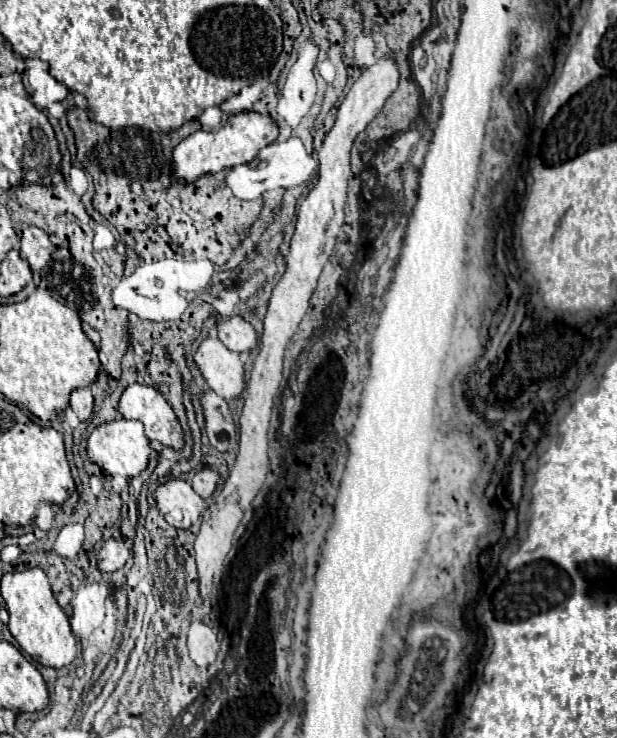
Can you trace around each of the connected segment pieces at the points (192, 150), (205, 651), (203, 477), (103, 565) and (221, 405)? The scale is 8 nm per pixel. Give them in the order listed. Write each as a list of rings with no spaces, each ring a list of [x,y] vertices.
[[[239,112],[229,116],[229,120],[217,130],[197,130],[187,136],[173,150],[173,170],[179,182],[195,182],[199,176],[207,172],[219,172],[225,168],[233,168],[245,164],[257,156],[261,148],[275,142],[279,136],[279,126],[271,116],[263,116],[259,112]]]
[[[195,620],[189,628],[189,656],[197,666],[209,666],[215,662],[219,652],[219,640],[215,632],[211,632],[209,626],[205,626],[201,620]]]
[[[201,470],[195,474],[195,478],[191,482],[193,490],[205,500],[209,496],[213,496],[213,492],[217,490],[217,484],[219,484],[219,474],[215,470]]]
[[[123,536],[109,538],[103,544],[101,552],[99,552],[99,562],[97,562],[99,564],[99,570],[101,572],[115,572],[115,570],[119,570],[127,562],[129,554],[131,552],[129,552]]]
[[[207,390],[201,398],[205,410],[205,430],[211,446],[219,452],[231,452],[237,448],[237,430],[227,402],[213,390]]]

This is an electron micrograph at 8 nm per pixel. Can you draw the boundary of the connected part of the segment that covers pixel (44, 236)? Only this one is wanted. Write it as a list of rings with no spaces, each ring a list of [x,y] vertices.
[[[25,228],[21,234],[21,254],[23,258],[31,264],[33,272],[39,272],[45,268],[45,264],[51,260],[51,254],[55,250],[53,242],[49,240],[49,234],[43,232],[41,228]]]

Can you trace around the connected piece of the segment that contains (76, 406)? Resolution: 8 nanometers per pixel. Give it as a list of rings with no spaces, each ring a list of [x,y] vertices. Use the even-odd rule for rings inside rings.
[[[91,388],[73,390],[69,406],[79,416],[81,422],[87,422],[91,418],[91,414],[93,414],[93,394],[91,394]]]

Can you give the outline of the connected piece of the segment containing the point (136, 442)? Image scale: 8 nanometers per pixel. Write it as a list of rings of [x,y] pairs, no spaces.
[[[121,418],[121,420],[101,424],[91,432],[91,436],[87,440],[87,454],[89,454],[91,462],[95,462],[99,468],[109,472],[111,476],[119,474],[125,478],[135,478],[147,468],[151,446],[149,446],[149,438],[143,432],[141,422]]]

